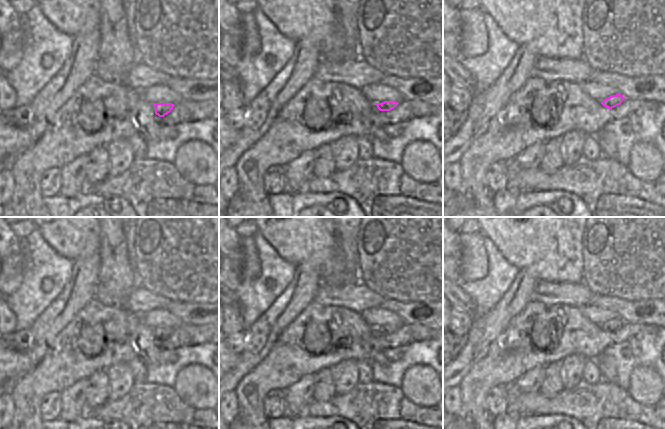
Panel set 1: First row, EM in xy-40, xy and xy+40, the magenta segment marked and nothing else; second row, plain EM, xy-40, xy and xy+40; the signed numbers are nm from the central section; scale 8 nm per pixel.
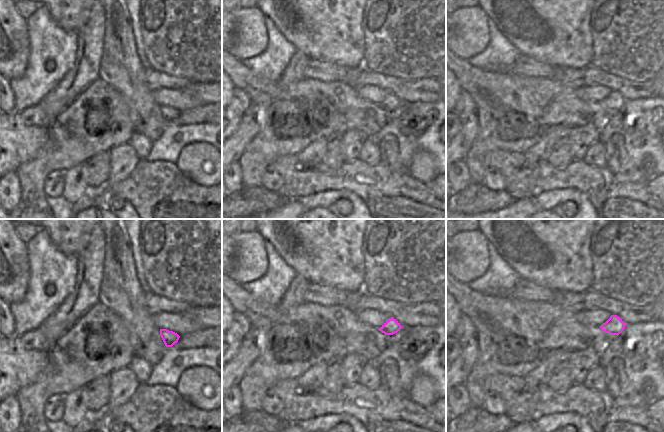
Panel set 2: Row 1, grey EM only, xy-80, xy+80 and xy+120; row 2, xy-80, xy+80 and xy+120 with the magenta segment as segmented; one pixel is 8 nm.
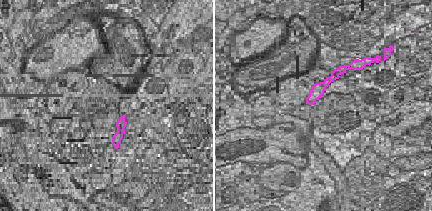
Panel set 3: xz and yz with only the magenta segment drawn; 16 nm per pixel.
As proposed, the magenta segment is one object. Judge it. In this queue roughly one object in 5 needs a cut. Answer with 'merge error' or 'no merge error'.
no merge error

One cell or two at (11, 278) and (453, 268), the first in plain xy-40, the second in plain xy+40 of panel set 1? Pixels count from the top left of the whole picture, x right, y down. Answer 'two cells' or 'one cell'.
one cell

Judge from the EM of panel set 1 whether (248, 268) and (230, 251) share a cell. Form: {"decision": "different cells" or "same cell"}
{"decision": "different cells"}

